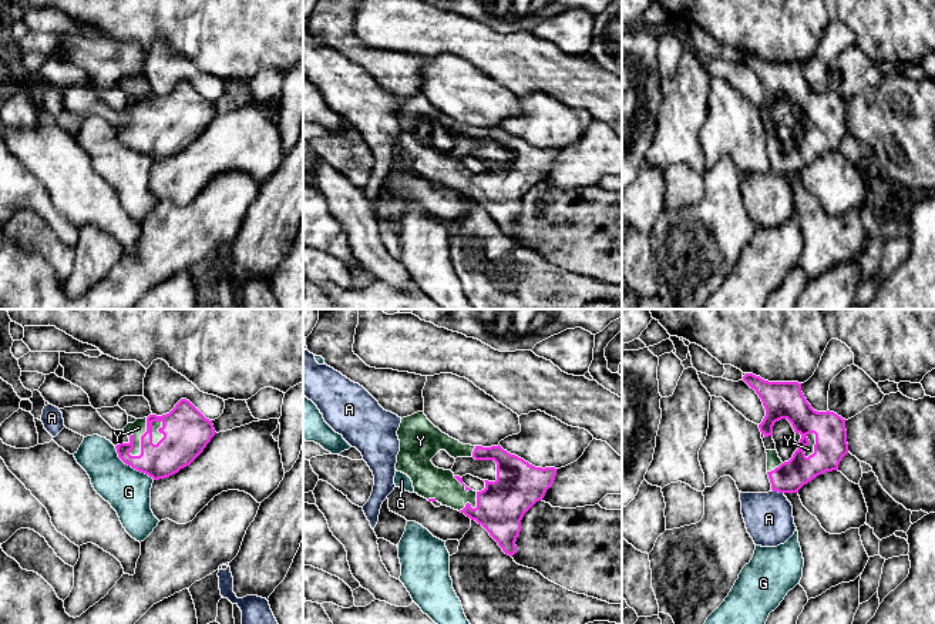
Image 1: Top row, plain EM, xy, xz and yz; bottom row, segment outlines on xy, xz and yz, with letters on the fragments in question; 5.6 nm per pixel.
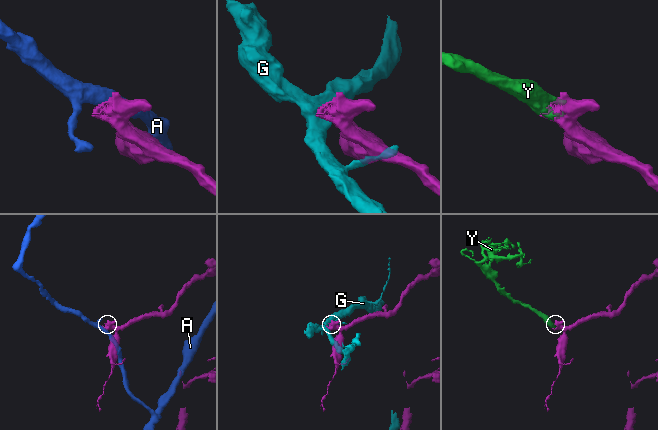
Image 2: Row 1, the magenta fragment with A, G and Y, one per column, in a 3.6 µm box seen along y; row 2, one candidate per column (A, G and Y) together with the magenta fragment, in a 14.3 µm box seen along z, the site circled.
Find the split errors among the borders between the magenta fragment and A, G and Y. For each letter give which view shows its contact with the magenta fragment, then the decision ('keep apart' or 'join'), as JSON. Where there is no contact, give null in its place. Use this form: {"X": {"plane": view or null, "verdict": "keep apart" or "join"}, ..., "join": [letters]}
{"A": {"plane": "yz", "verdict": "keep apart"}, "G": {"plane": "xy", "verdict": "keep apart"}, "Y": {"plane": "xy", "verdict": "join"}, "join": ["Y"]}

